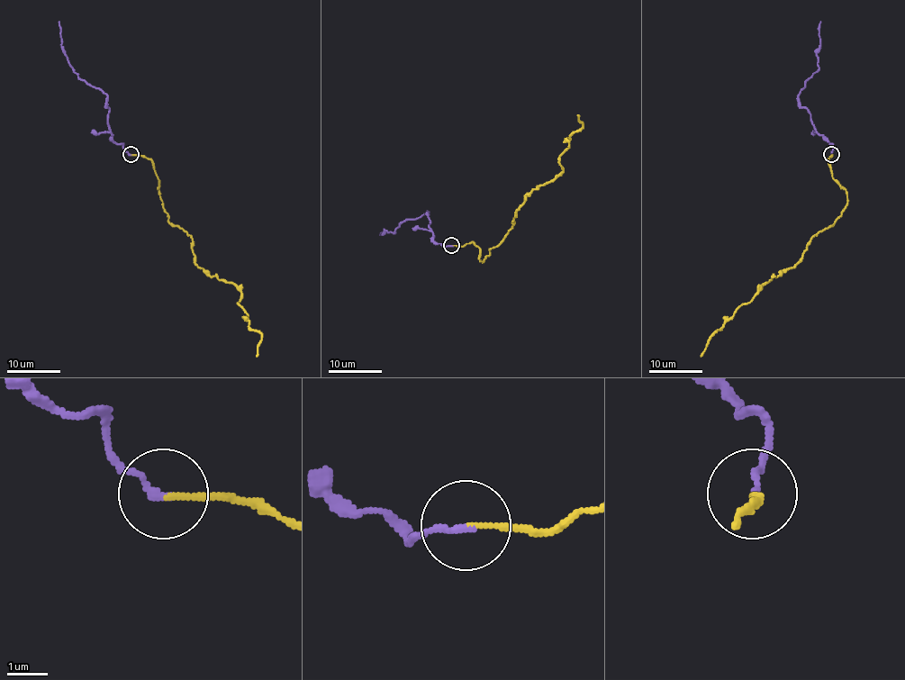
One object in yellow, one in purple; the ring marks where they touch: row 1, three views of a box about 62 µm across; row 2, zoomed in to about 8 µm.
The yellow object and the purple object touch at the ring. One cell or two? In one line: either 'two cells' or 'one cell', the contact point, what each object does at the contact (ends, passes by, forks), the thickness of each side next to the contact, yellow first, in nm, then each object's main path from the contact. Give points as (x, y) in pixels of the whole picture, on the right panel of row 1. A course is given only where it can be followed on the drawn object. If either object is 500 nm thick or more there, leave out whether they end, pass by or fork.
one cell; at (831, 154); yellow ends there; purple ends there; 130 nm thick on the yellow side, 190 nm on the other; yellow runs (830, 154), (833, 178), (846, 194), (841, 215), (813, 237), (798, 262), (743, 303), (701, 357); purple runs (830, 154), (833, 146), (812, 123), (809, 112), (800, 104), (798, 96), (819, 68), (816, 54), (820, 21)

